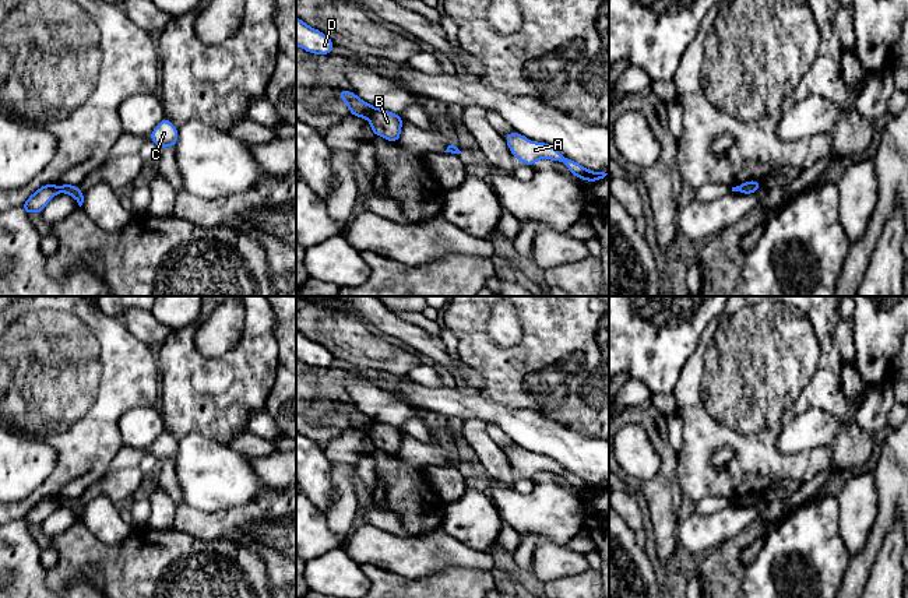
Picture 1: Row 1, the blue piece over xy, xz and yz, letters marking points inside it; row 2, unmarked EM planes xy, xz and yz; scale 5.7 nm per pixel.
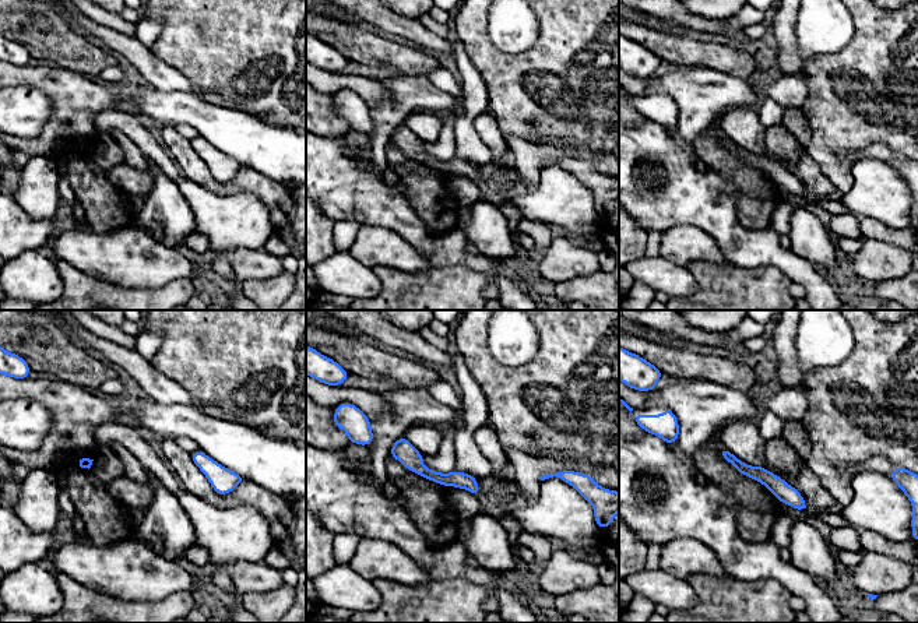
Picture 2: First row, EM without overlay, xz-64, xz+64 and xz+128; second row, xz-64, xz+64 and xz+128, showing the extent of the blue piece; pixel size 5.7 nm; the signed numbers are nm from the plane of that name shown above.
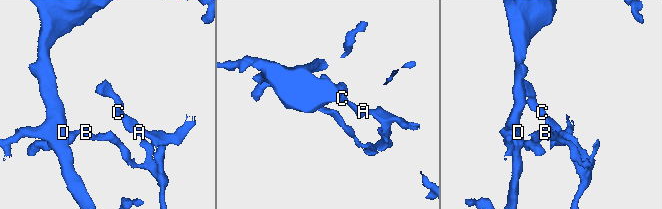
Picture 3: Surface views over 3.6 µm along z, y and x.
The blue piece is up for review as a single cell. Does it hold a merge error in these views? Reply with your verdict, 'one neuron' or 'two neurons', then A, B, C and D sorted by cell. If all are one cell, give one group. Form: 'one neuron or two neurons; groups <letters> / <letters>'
two neurons; groups A B C / D

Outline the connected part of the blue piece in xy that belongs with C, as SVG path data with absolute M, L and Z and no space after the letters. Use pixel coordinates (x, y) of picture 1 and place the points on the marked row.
M163 117L161 123L148 136L161 150L166 147L175 147L177 143L179 129L176 129L168 117Z

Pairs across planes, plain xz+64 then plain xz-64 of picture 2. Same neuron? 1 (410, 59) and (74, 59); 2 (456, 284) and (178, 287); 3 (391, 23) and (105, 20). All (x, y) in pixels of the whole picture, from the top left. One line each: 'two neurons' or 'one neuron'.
1: one neuron
2: one neuron
3: two neurons

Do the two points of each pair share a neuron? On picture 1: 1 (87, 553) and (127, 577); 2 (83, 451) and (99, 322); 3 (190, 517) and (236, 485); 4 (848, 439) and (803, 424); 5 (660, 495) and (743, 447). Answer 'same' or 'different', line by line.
1: same
2: same
3: different
4: same
5: different

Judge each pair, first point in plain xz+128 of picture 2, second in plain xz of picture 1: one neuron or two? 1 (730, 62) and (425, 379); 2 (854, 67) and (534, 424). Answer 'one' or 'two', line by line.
1: two
2: two

